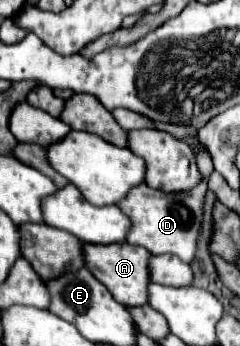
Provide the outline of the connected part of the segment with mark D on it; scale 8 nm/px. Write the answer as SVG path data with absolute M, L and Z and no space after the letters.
M205 151L199 153L197 165L199 165L199 171L205 175L205 179L203 179L203 185L197 185L193 189L193 193L165 193L165 191L157 191L147 185L141 185L139 189L135 189L135 193L131 193L131 197L127 197L127 201L123 201L123 205L119 205L123 213L131 217L131 223L133 223L131 237L127 239L129 243L141 245L153 255L171 253L187 263L195 259L197 241L199 241L201 223L203 223L203 205L205 205L205 187L207 187L205 181L211 173L209 153Z

